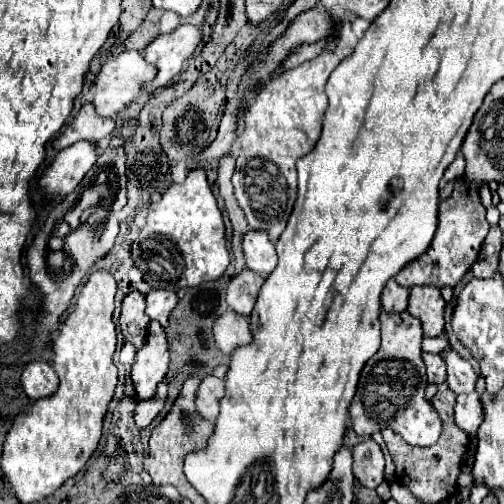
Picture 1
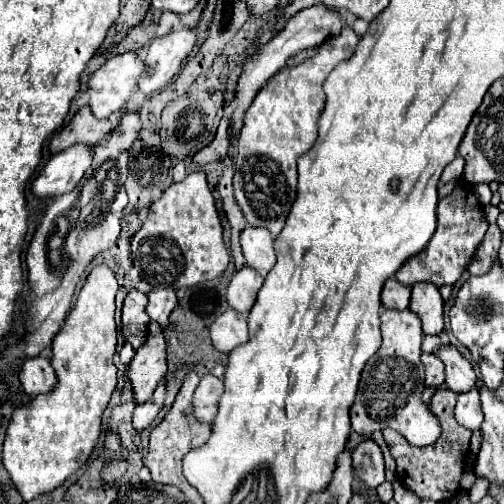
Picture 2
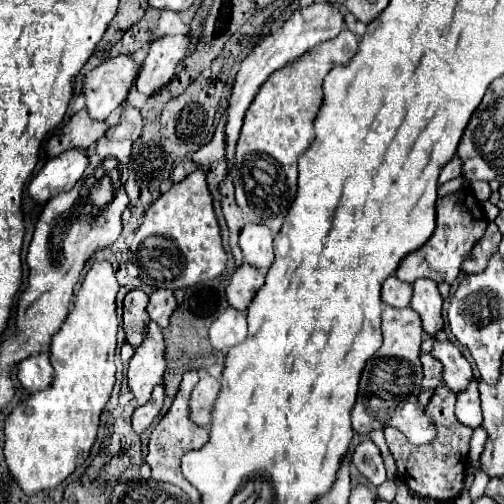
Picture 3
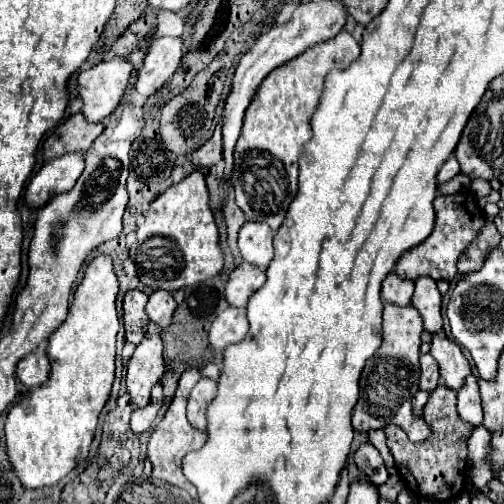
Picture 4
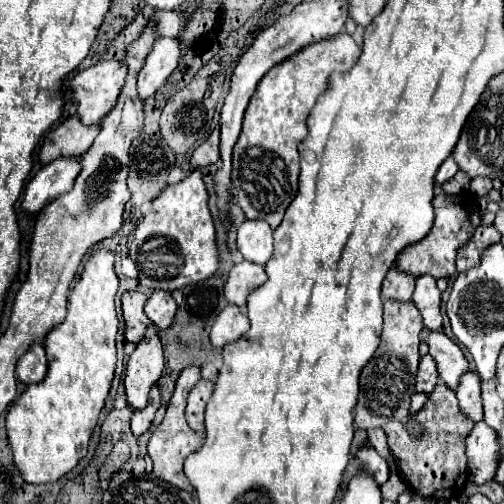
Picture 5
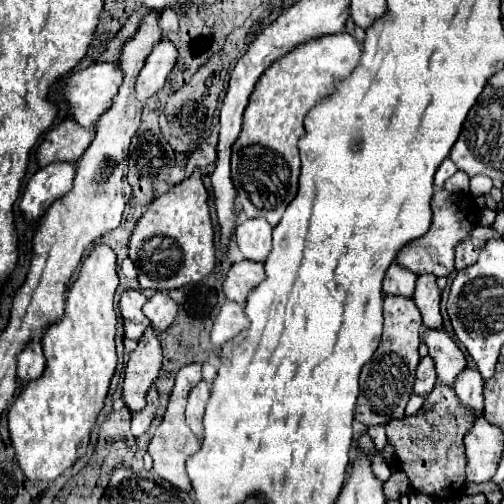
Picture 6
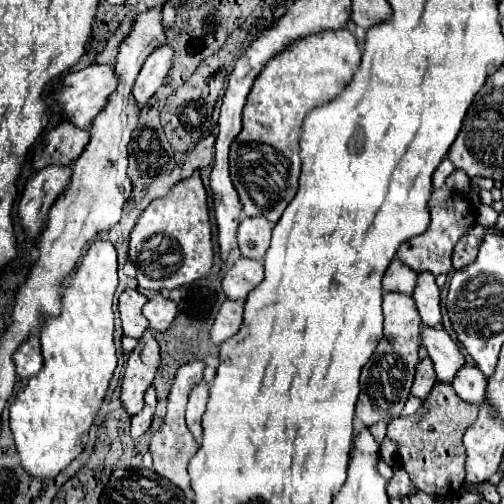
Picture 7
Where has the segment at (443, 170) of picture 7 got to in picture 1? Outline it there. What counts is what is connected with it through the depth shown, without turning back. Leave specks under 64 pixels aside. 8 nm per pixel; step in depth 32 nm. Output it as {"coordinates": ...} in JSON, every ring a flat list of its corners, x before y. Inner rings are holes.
{"coordinates":[[458,154,456,160,446,168,446,172,444,172,444,182,450,182,450,180,460,178,460,176,464,174,464,168,466,168,466,160,464,160,462,154]]}

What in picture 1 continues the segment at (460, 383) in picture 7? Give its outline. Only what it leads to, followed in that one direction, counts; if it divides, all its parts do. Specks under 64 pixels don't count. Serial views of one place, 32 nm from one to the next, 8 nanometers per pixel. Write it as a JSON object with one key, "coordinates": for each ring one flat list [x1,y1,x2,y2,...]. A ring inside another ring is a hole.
{"coordinates":[[478,392,460,394,456,398,456,424,468,436,476,434,478,426,482,424,482,418,484,418,484,412,482,412,482,404,480,404]]}

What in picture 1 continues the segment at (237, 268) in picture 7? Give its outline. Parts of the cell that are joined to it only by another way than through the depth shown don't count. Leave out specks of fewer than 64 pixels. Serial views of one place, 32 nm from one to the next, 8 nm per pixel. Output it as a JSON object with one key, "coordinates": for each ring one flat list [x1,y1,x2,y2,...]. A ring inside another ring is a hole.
{"coordinates":[[244,270,240,272,236,278,232,278,230,286,228,286,228,294,226,294,226,302,228,306,242,314,244,318,250,318,258,292,264,284,264,278,252,270]]}

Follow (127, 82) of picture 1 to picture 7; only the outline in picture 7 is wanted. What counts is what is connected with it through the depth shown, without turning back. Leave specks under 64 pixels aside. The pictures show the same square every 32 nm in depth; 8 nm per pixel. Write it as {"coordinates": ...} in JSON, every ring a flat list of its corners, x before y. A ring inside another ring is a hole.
{"coordinates":[[90,64,80,72,72,72,66,74,62,84,56,90,56,98,60,100,62,108,64,108,64,116,66,120,70,120,72,124,76,124,78,128,88,130,92,126,92,120,104,110,104,106,108,104,110,94,116,90,118,86,118,74,114,70,114,66,108,64]]}

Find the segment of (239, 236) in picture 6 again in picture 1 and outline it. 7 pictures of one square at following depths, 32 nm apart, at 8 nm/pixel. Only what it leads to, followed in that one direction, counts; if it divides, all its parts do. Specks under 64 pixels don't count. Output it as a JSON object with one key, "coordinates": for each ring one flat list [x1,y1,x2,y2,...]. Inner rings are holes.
{"coordinates":[[250,230,244,236,242,246,244,246,244,256,246,256,246,266,252,272,268,278,272,274,272,268,276,268,278,264,276,250,274,250,274,244,268,240,268,234]]}

